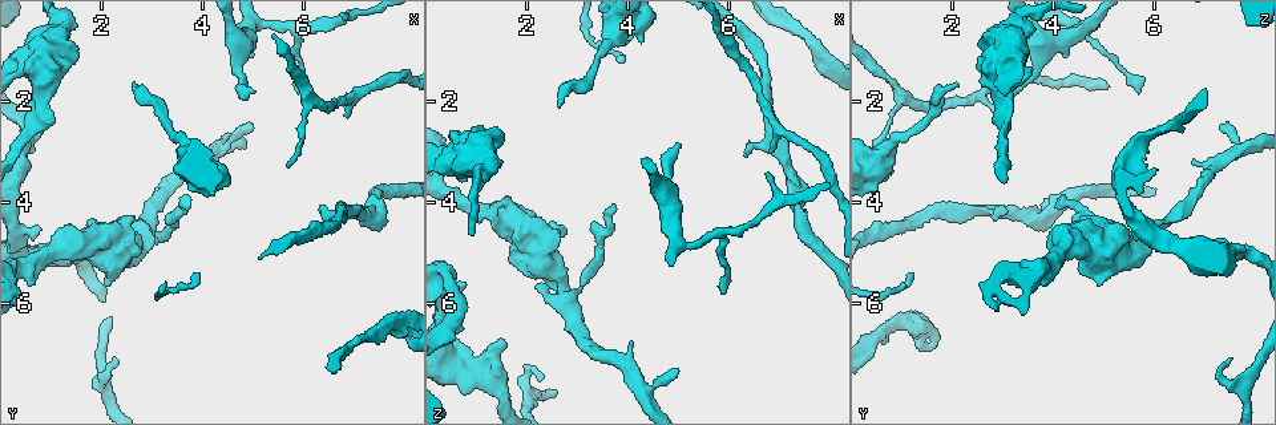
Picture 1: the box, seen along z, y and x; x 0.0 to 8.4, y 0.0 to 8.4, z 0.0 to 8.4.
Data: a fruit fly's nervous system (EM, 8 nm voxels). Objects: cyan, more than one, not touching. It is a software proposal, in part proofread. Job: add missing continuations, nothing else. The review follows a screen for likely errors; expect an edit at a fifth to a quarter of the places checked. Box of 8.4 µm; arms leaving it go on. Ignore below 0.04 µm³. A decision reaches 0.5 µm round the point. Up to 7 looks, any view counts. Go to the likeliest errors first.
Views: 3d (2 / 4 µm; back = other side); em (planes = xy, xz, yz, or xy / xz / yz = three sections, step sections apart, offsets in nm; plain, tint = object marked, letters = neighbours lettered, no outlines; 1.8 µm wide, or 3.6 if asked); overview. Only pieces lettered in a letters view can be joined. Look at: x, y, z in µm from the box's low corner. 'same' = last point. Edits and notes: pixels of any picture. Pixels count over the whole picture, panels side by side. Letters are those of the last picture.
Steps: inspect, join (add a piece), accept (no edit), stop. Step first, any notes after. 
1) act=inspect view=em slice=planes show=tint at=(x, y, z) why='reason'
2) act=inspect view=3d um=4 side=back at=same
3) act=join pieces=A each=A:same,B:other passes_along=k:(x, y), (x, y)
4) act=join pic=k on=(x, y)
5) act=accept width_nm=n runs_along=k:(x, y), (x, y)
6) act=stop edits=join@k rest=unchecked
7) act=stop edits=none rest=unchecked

act=inspect view=3d um=2 at=(2.70, 1.65, 2.15)

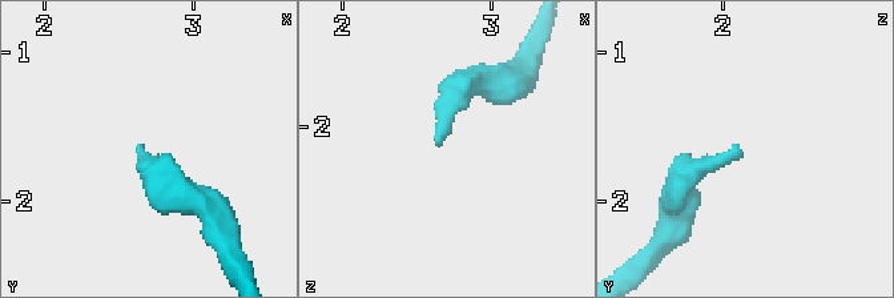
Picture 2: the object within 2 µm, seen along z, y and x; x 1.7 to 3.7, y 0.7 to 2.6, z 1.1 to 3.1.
act=inspect view=em slice=xz step=8 show=letters at=(2.66, 1.66, 2.14) why='need the tissue'

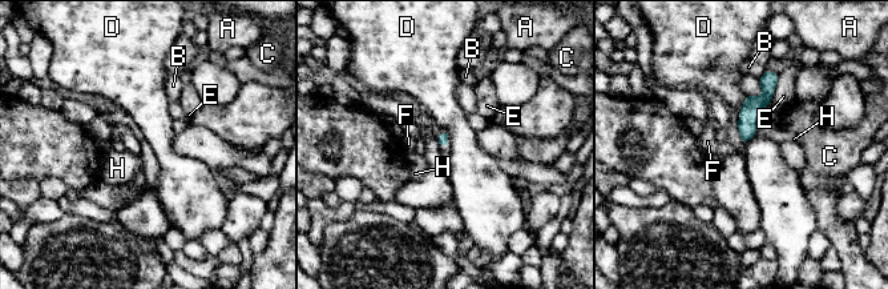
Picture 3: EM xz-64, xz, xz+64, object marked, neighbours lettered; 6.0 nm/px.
act=inspect view=em slice=planes show=letters at=same why='another direction'

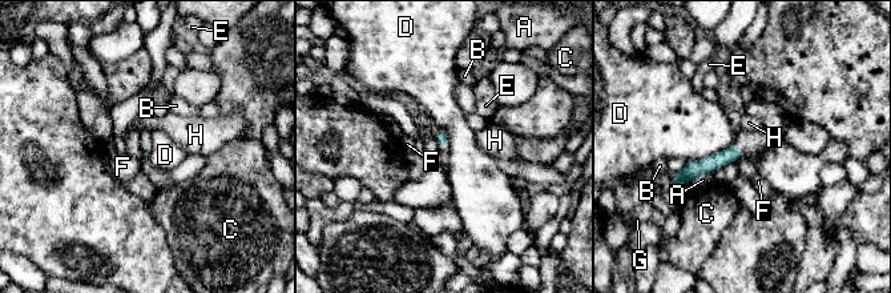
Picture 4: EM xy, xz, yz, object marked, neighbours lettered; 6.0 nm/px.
act=accept each=A:other,B:other,C:other,D:other,E:other,F:other,G:other,H:other runs_along=4:(737, 152), (676, 180) found='no lettered piece goes on from it'

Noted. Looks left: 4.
act=inspect view=3d um=2 at=(5.00, 1.85, 2.90) why='free end'

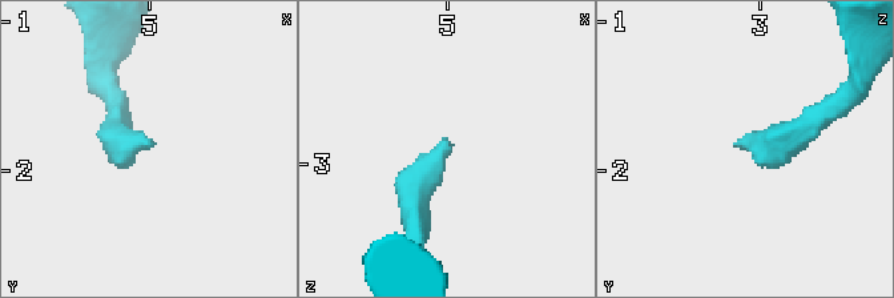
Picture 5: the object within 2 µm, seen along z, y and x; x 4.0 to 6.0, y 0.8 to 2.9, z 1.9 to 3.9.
act=inspect view=em um=3.6 slice=planes show=letters at=(5.02, 1.86, 2.86)

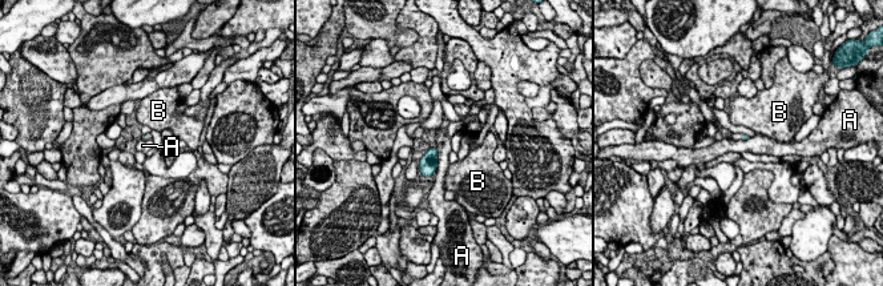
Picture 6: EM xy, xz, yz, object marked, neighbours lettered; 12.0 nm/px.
act=accept each=A:other,B:other border=6:(435, 146), (436, 170) found='no lettered piece goes on from it'

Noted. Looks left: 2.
act=inspect view=em slice=planes show=letters at=(3.70, 4.20, 4.10) why='an open end'

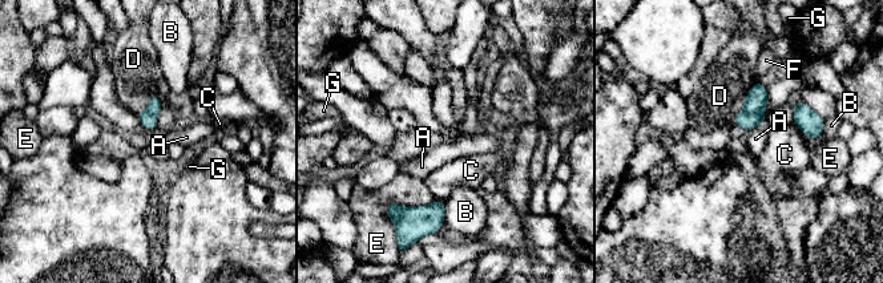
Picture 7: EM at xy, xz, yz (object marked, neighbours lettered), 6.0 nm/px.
act=accept each=A:other,B:other,C:other,D:other,E:other,F:other,G:other border=7:(763, 122), (746, 133) found='no lettered piece goes on from it'

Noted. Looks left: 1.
act=stop edits=none rest=unchecked

